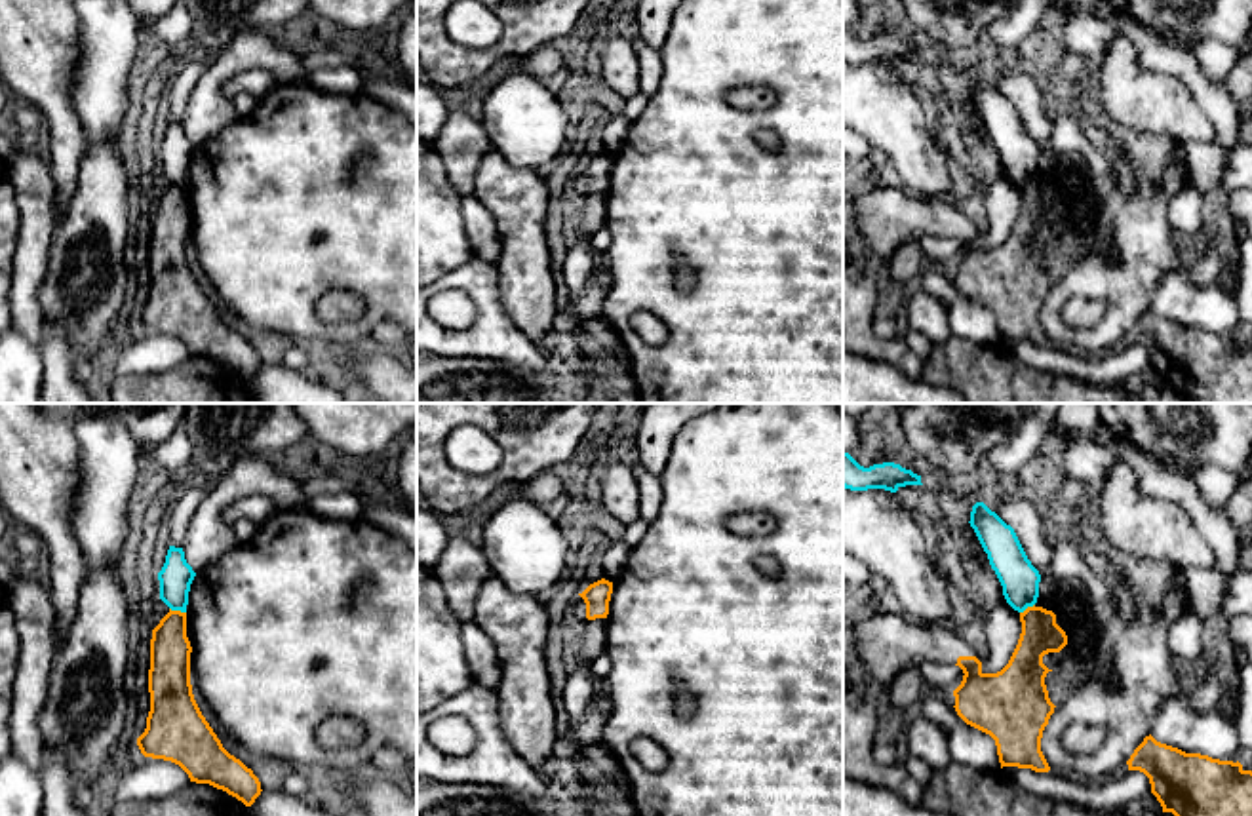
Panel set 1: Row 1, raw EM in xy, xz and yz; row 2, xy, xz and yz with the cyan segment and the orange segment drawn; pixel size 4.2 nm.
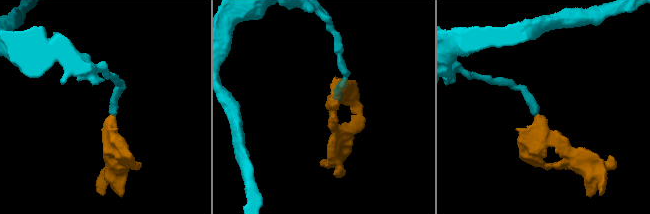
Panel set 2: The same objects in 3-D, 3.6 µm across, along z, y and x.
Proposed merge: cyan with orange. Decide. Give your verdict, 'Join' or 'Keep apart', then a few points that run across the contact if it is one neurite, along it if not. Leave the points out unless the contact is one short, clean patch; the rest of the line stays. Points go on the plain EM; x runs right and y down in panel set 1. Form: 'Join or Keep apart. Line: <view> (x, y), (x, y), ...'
Keep apart. Line: xy (170, 181), (185, 187)

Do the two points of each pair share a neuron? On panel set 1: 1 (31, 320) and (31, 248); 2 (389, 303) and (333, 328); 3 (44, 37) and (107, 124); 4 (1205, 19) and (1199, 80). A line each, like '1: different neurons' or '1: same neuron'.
1: same neuron
2: same neuron
3: different neurons
4: different neurons

